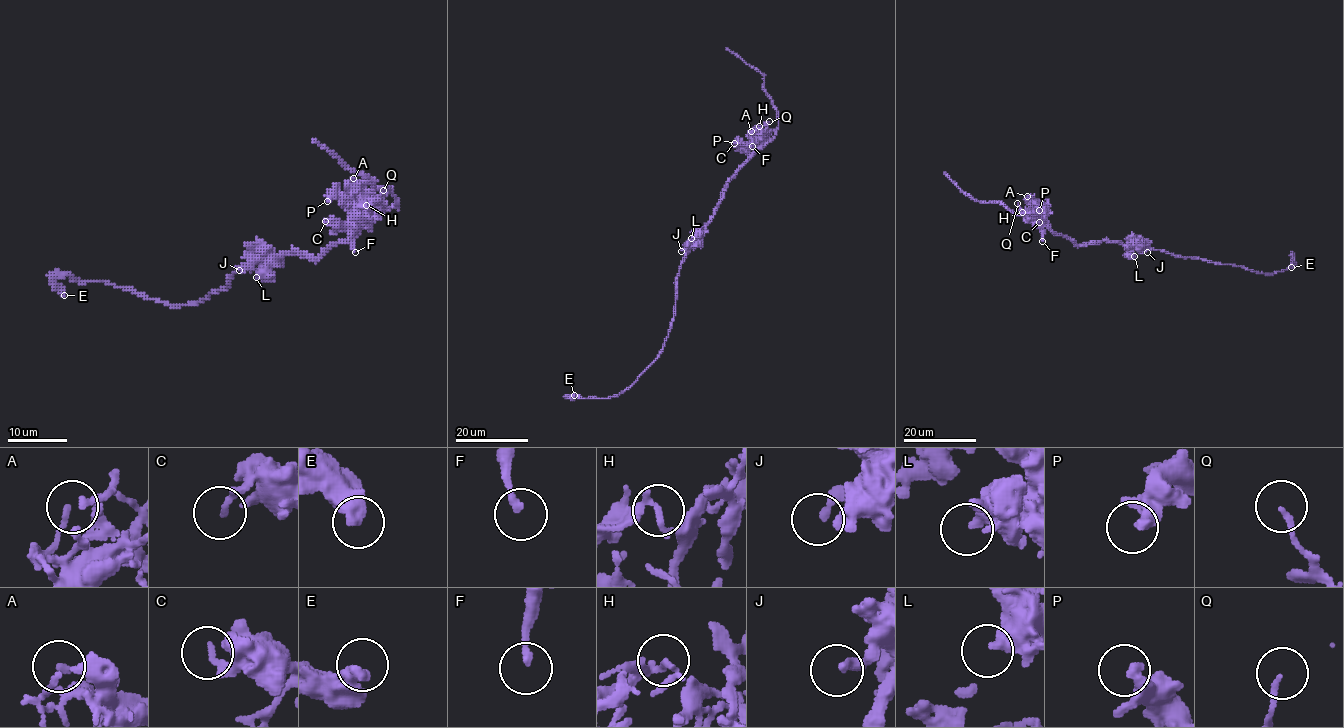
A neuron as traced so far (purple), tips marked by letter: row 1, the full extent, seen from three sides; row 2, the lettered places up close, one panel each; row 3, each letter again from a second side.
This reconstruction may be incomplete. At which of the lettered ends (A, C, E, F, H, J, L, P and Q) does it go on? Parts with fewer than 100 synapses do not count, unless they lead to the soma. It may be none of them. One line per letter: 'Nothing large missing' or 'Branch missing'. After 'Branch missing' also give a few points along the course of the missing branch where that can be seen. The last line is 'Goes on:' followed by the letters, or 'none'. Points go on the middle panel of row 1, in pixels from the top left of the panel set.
A: Nothing large missing
C: Nothing large missing
E: Nothing large missing
F: Nothing large missing
H: Nothing large missing
J: Nothing large missing
L: Nothing large missing
P: Nothing large missing
Q: Nothing large missing
Goes on: none

